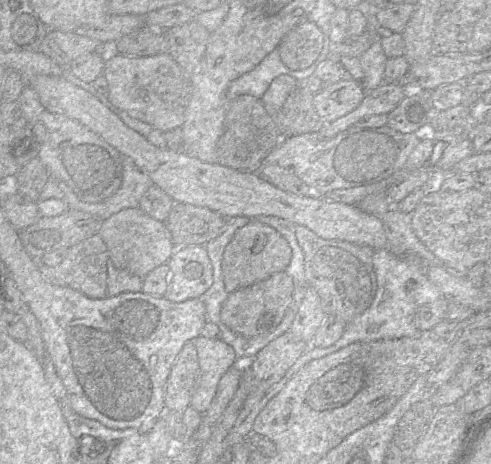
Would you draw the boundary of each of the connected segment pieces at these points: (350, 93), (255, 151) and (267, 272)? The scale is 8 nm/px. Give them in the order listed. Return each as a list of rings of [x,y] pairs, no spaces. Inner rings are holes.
[[[342,80],[314,95],[318,115],[326,122],[334,122],[356,110],[367,95],[363,83]]]
[[[247,94],[239,95],[231,99],[227,106],[223,133],[217,144],[217,164],[241,172],[259,173],[263,167],[263,161],[280,141],[281,135],[278,131],[275,120],[267,113],[262,100]]]
[[[257,219],[238,230],[223,255],[223,270],[229,292],[237,292],[269,276],[285,271],[290,263],[292,249],[287,240],[274,228]]]

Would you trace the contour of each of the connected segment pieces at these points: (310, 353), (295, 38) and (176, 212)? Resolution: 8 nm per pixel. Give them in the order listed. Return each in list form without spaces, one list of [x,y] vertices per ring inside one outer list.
[[[388,249],[375,250],[373,266],[377,277],[377,294],[373,305],[364,313],[347,324],[342,336],[333,345],[325,348],[310,347],[274,384],[256,404],[252,412],[237,428],[239,438],[247,438],[253,431],[253,424],[267,404],[284,388],[291,378],[309,362],[332,354],[352,343],[373,342],[378,340],[416,337],[422,333],[415,324],[415,314],[424,305],[433,303],[443,297],[439,289],[430,281],[426,268],[420,262],[408,257],[399,257]]]
[[[308,20],[292,29],[279,44],[281,61],[290,70],[300,71],[312,66],[324,46],[324,34]]]
[[[176,202],[164,223],[175,247],[206,246],[224,232],[228,219],[207,207]]]

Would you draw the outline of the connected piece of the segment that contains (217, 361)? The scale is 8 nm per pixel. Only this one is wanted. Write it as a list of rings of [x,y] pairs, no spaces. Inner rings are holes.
[[[200,335],[196,339],[199,374],[191,406],[204,414],[210,407],[224,374],[236,365],[235,349],[224,339],[210,339]]]

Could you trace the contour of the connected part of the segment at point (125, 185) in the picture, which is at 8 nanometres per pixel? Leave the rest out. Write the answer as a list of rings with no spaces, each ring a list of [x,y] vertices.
[[[123,156],[123,180],[118,191],[101,202],[85,202],[78,198],[63,182],[57,182],[64,193],[64,199],[70,209],[84,211],[106,220],[113,214],[126,209],[139,207],[145,192],[153,185],[150,176],[128,156]]]

